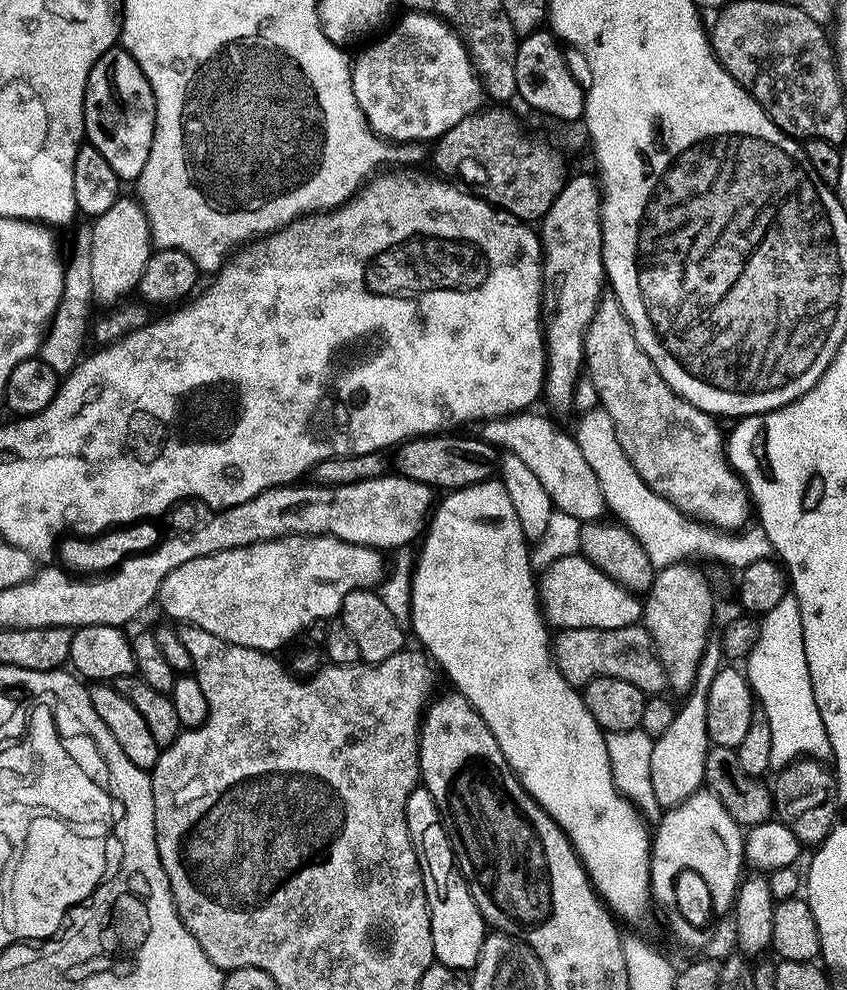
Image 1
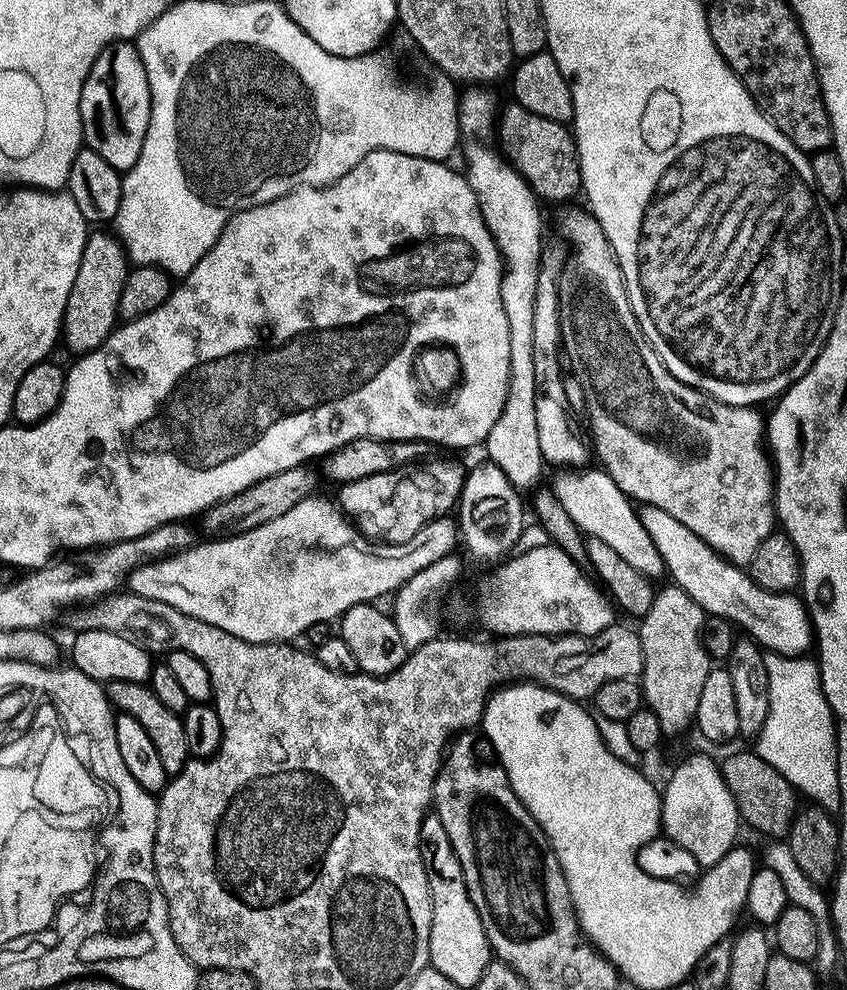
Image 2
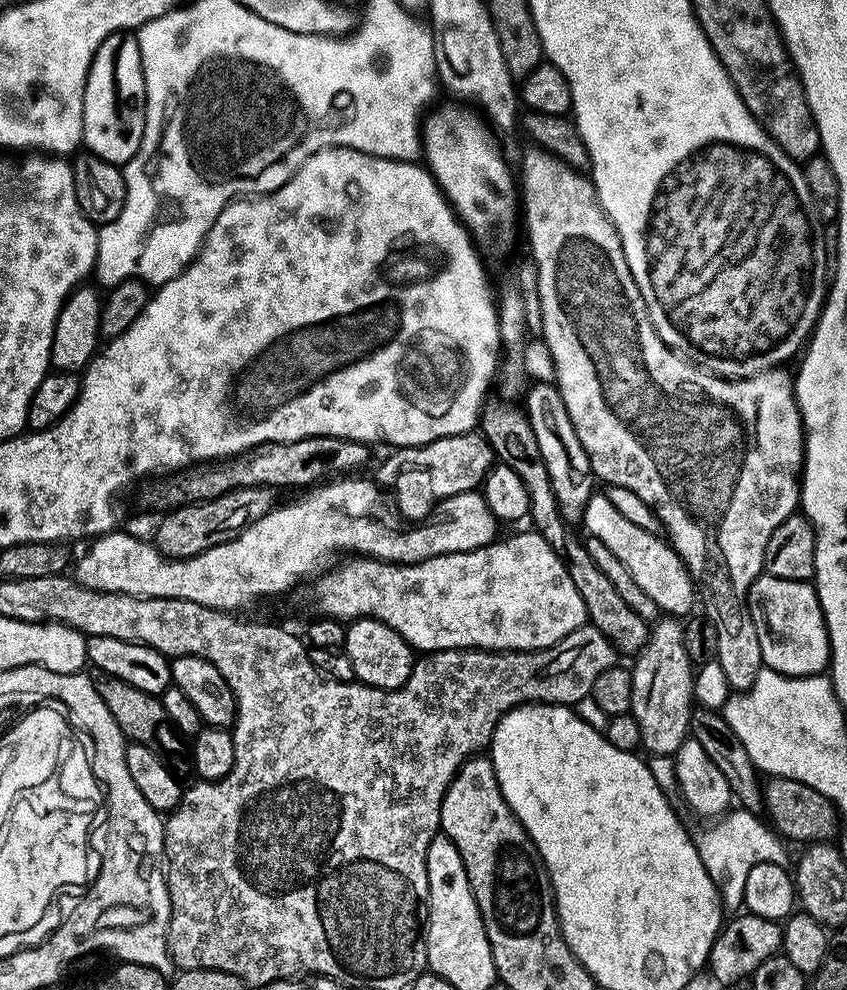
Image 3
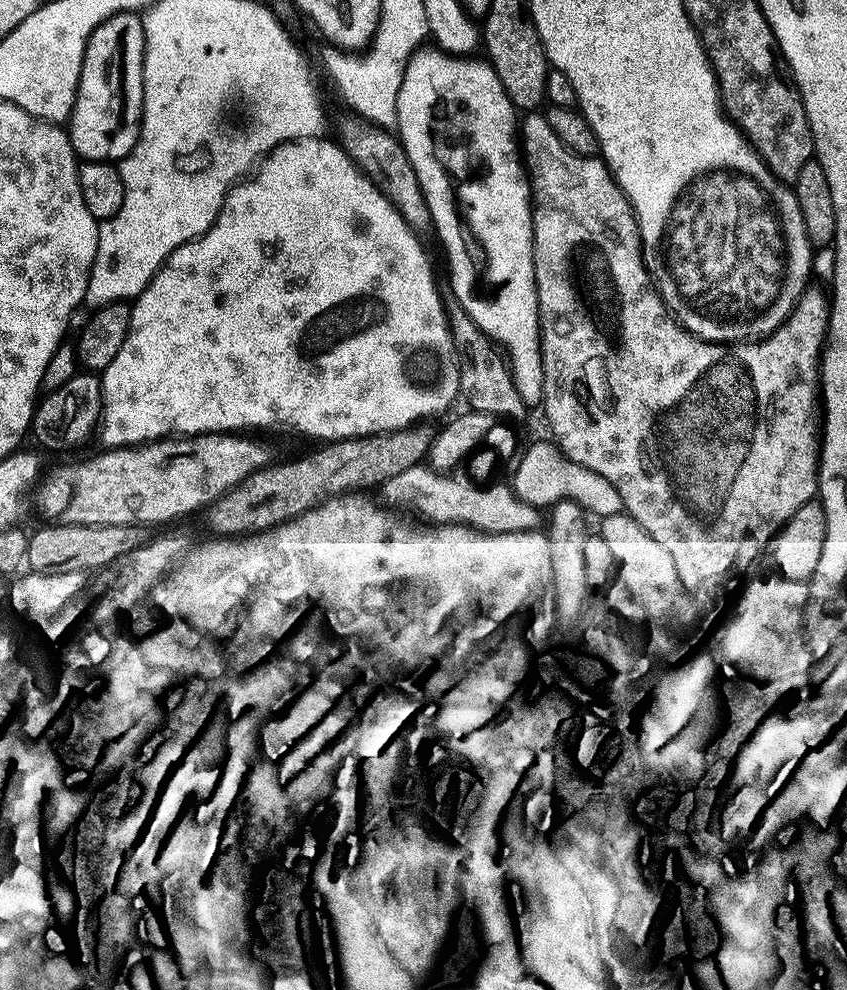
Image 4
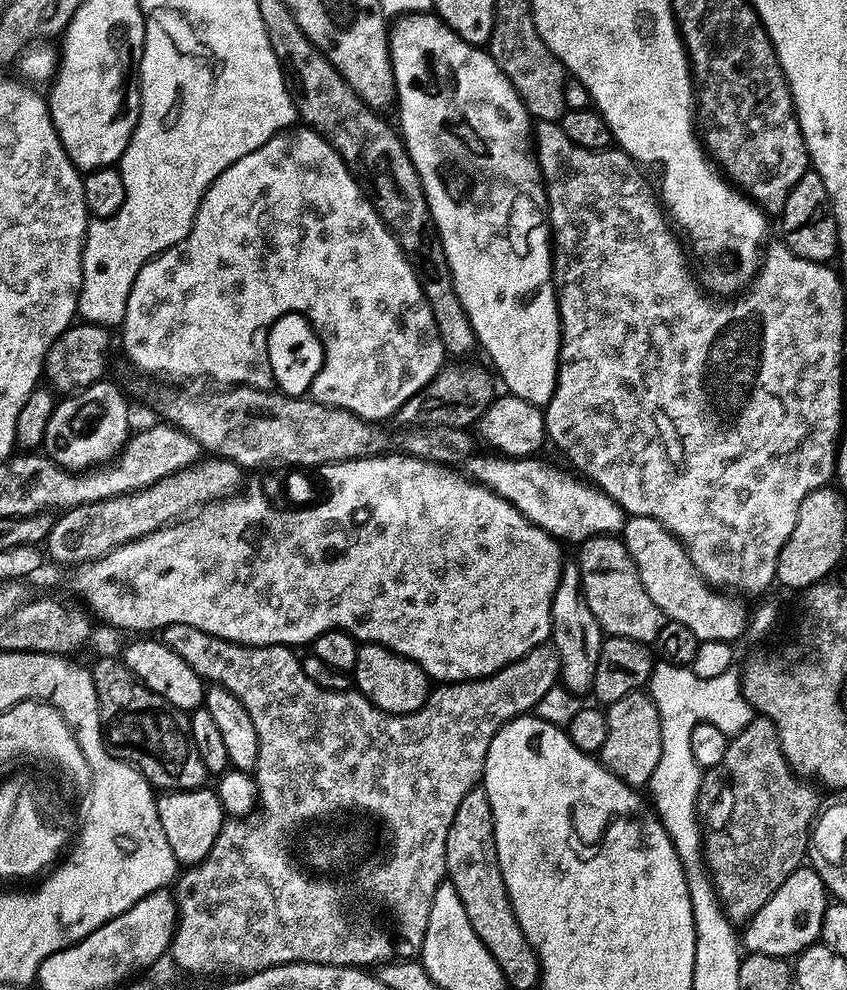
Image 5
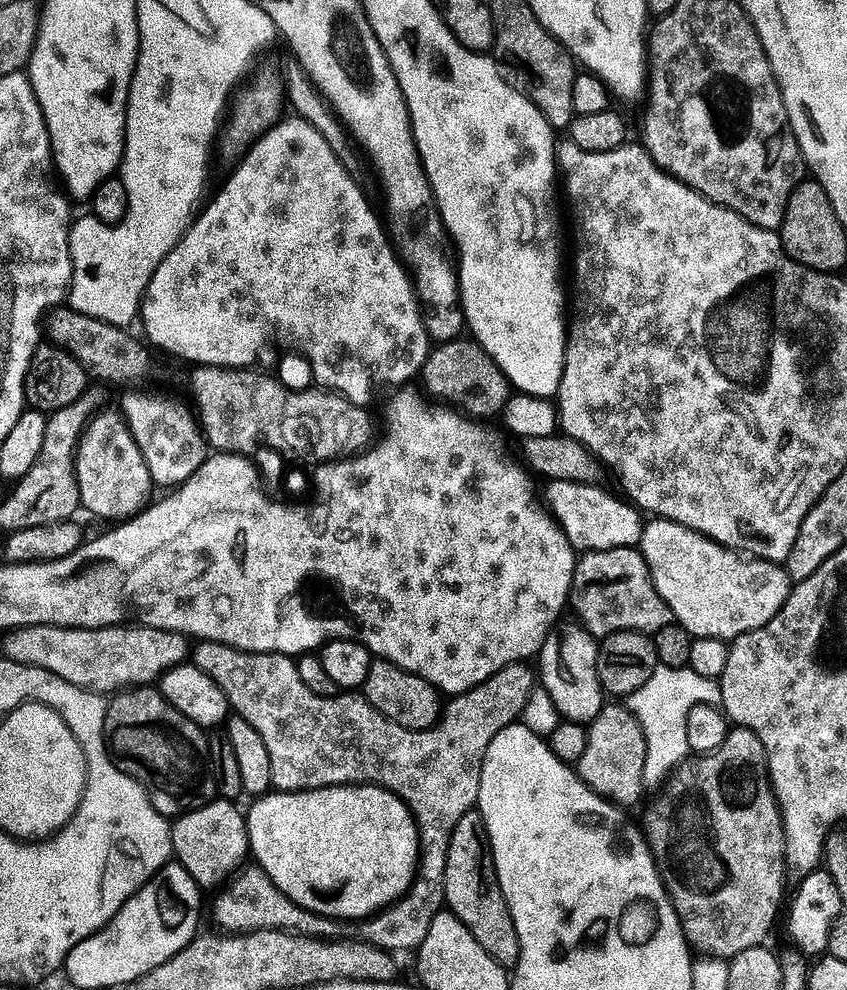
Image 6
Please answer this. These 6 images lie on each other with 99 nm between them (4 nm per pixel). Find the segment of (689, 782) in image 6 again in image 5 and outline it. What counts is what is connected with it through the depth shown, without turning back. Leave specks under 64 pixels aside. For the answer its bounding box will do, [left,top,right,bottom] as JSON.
[706,718,818,926]

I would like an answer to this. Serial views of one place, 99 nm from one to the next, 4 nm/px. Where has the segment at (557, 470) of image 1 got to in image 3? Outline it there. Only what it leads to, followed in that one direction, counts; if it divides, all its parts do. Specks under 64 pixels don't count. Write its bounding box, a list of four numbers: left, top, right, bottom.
[582,494,697,618]

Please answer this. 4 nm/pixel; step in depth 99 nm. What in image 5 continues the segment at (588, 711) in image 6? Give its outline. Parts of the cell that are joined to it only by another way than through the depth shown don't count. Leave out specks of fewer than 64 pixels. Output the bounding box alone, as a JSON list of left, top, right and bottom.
[552,574,604,696]

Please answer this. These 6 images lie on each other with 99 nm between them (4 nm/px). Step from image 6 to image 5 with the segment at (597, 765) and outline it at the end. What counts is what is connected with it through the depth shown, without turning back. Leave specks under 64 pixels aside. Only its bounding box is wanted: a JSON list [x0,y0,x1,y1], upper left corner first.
[602,694,663,789]

